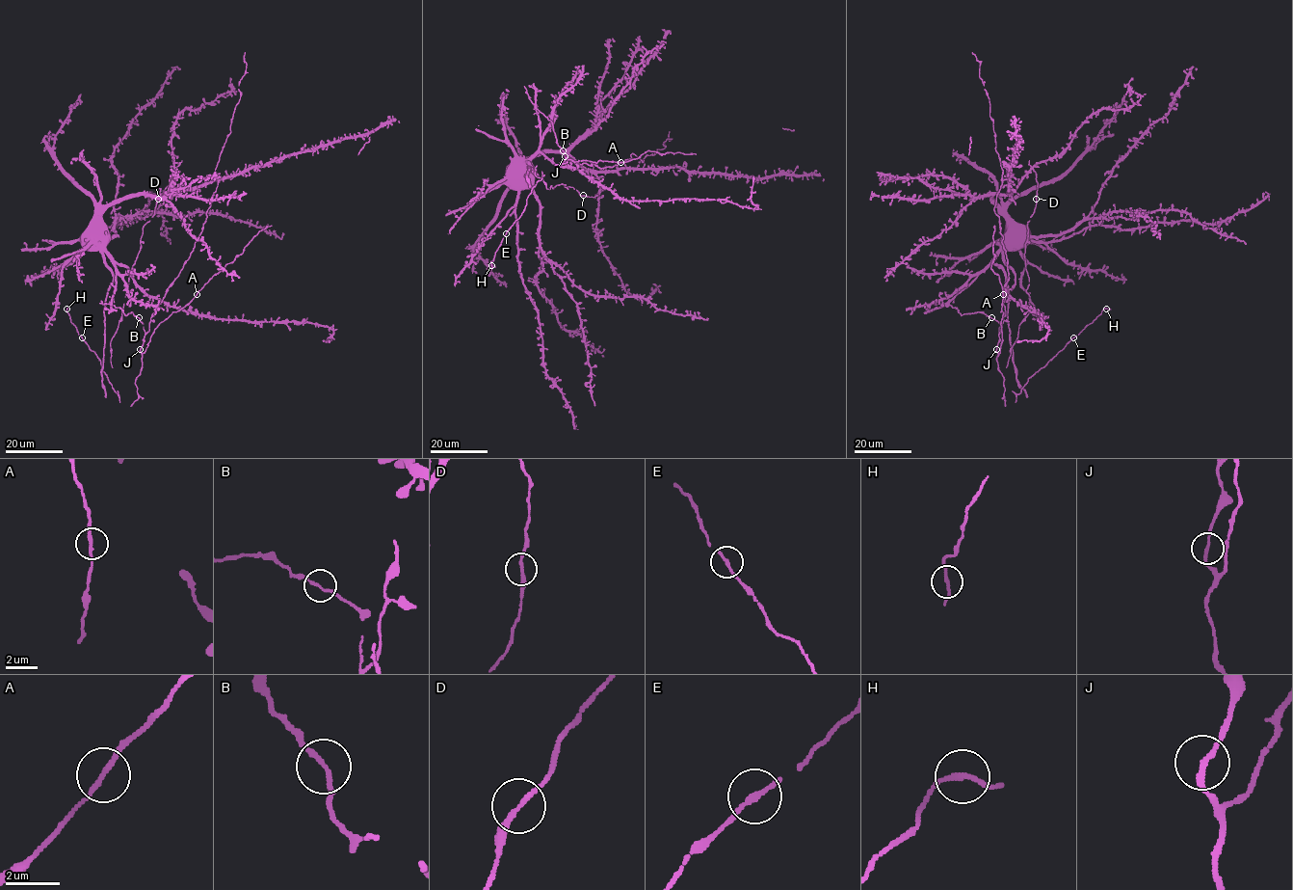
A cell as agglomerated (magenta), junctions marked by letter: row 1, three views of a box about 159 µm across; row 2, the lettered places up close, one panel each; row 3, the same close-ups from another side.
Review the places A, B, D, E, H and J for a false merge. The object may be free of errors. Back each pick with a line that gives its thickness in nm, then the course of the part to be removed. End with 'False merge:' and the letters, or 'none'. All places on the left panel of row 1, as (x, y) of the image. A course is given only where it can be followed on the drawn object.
False merge: none

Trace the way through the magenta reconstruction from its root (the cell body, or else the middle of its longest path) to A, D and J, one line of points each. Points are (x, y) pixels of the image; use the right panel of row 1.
A: (1005, 241), (1007, 221), (993, 196), (1011, 192), (1008, 179), (993, 209), (1008, 272), (999, 353), (1003, 294)
D: (1005, 241), (1007, 221), (993, 202), (993, 196), (1013, 192), (1032, 169), (1037, 182), (1036, 199)
J: (1005, 241), (1007, 221), (993, 196), (1011, 192), (1008, 179), (1002, 180), (993, 209), (1008, 272), (996, 349)

